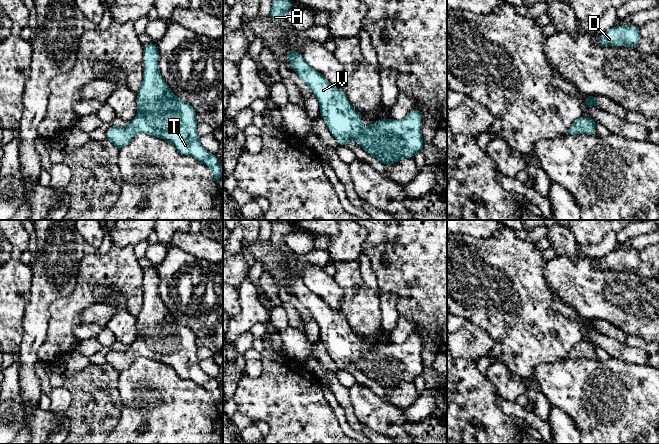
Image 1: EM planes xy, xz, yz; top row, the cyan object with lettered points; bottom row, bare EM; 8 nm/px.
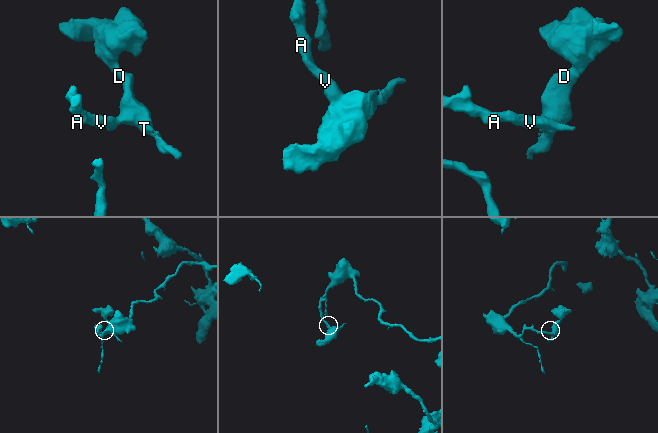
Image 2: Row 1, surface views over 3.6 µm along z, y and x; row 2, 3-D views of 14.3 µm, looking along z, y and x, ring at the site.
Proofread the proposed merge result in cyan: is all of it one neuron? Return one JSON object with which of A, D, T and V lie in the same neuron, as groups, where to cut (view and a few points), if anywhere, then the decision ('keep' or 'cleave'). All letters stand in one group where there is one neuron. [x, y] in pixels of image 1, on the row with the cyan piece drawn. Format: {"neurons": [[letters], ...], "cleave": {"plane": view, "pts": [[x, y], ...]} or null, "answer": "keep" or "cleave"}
{"neurons": [["A", "D", "T", "V"]], "cleave": null, "answer": "keep"}

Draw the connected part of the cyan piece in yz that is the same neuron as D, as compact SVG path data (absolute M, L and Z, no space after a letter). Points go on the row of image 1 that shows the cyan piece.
M632 24L613 26L606 32L599 35L597 44L601 46L627 46L636 47L639 43L639 30Z

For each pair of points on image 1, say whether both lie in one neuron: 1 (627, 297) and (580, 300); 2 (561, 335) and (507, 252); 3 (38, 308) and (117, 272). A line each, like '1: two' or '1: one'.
1: one
2: one
3: two

